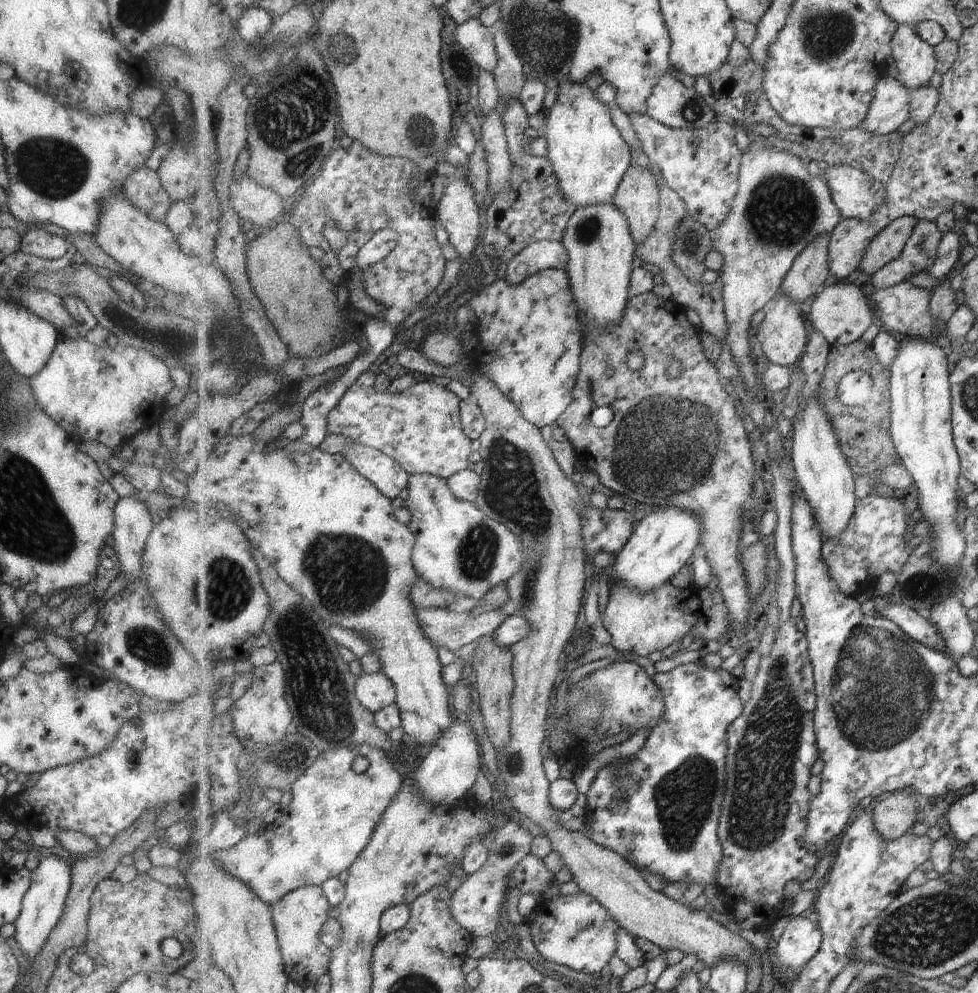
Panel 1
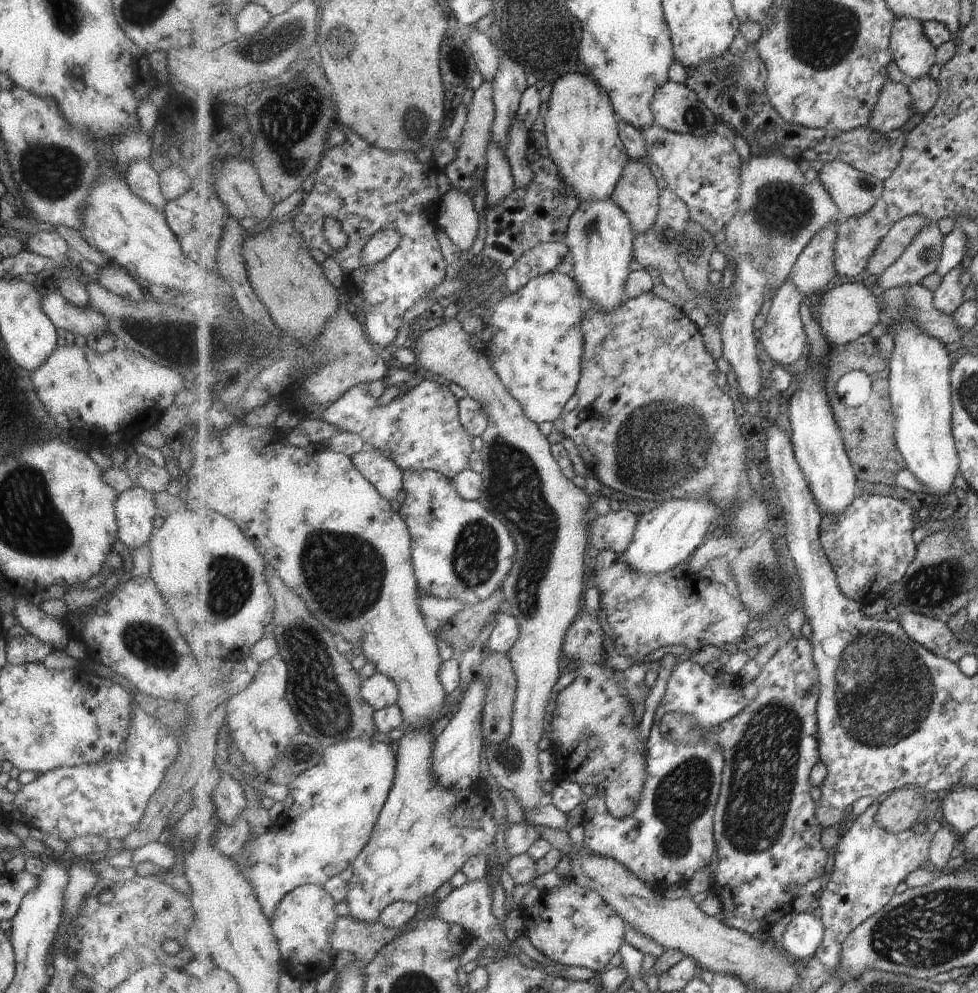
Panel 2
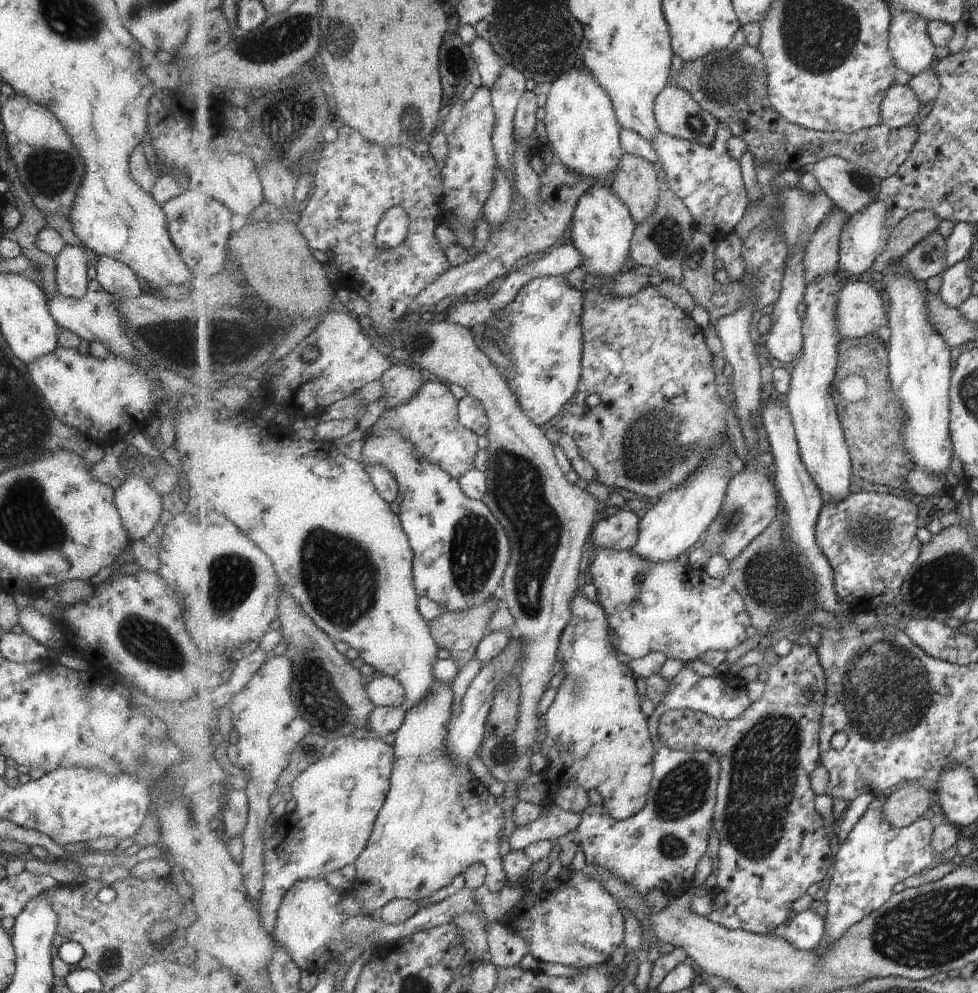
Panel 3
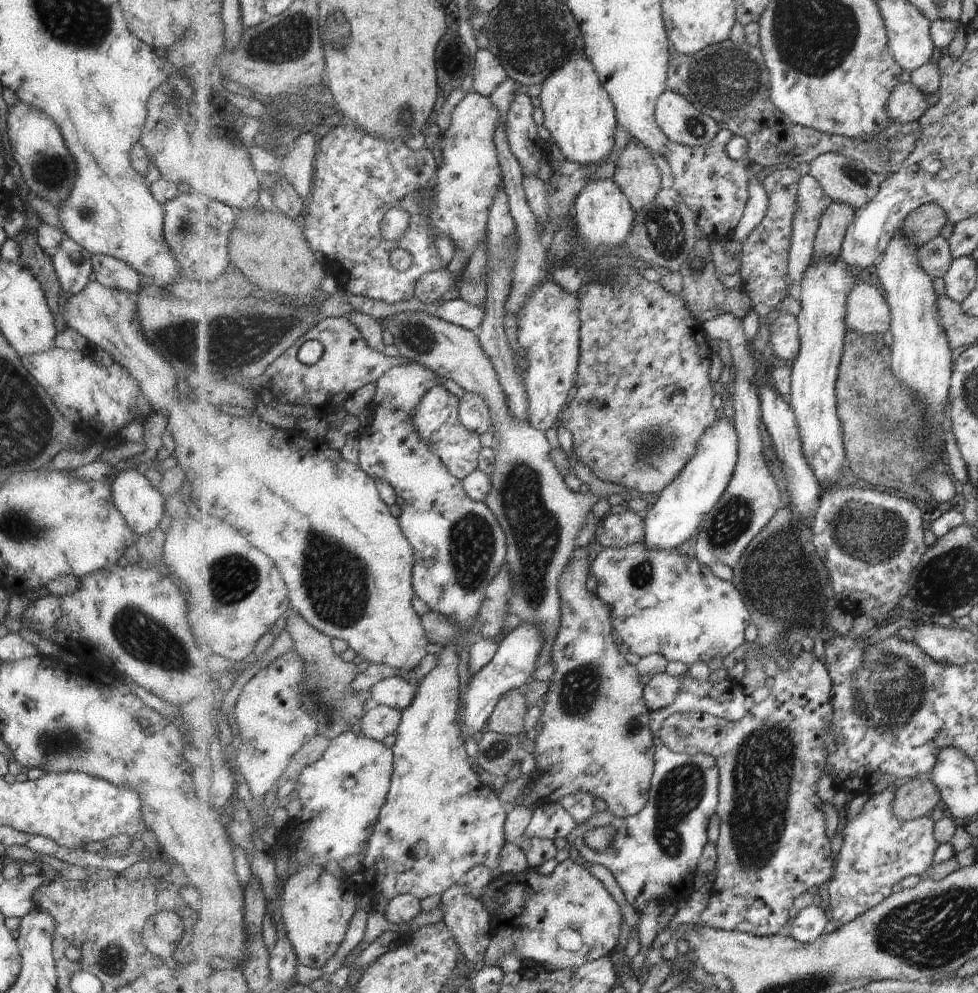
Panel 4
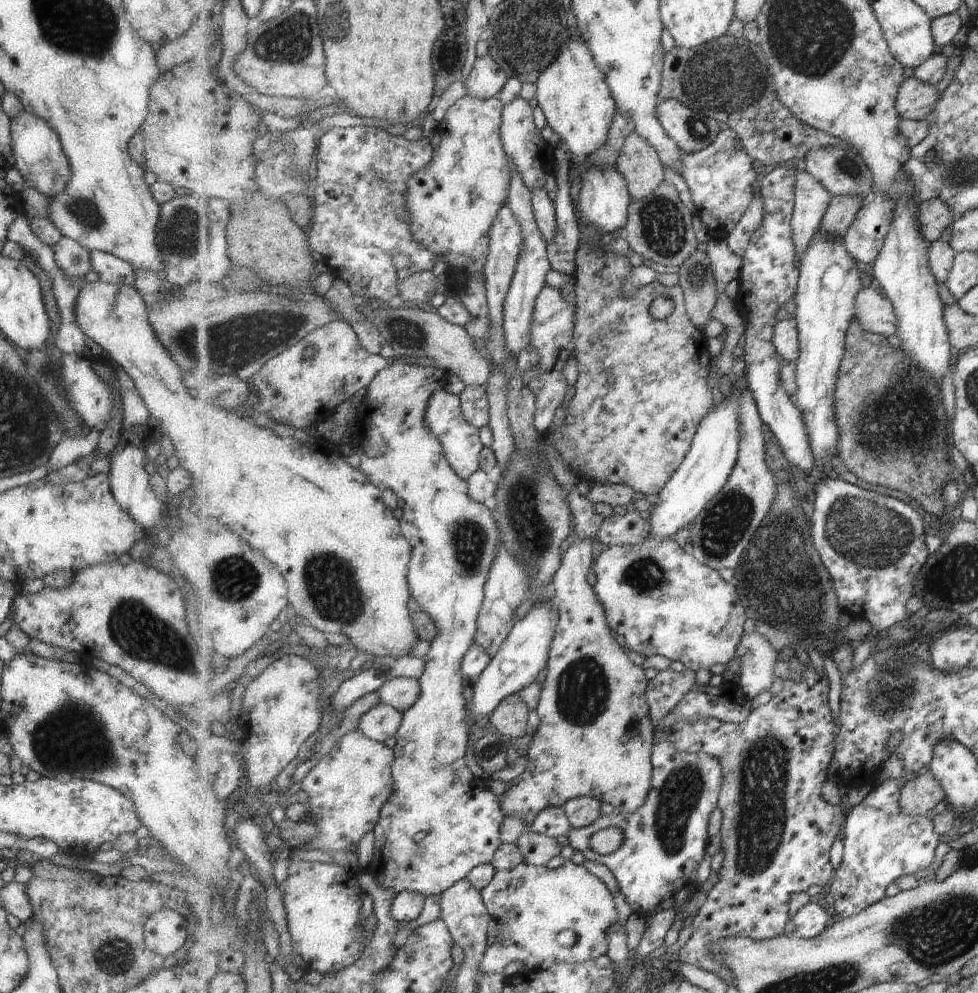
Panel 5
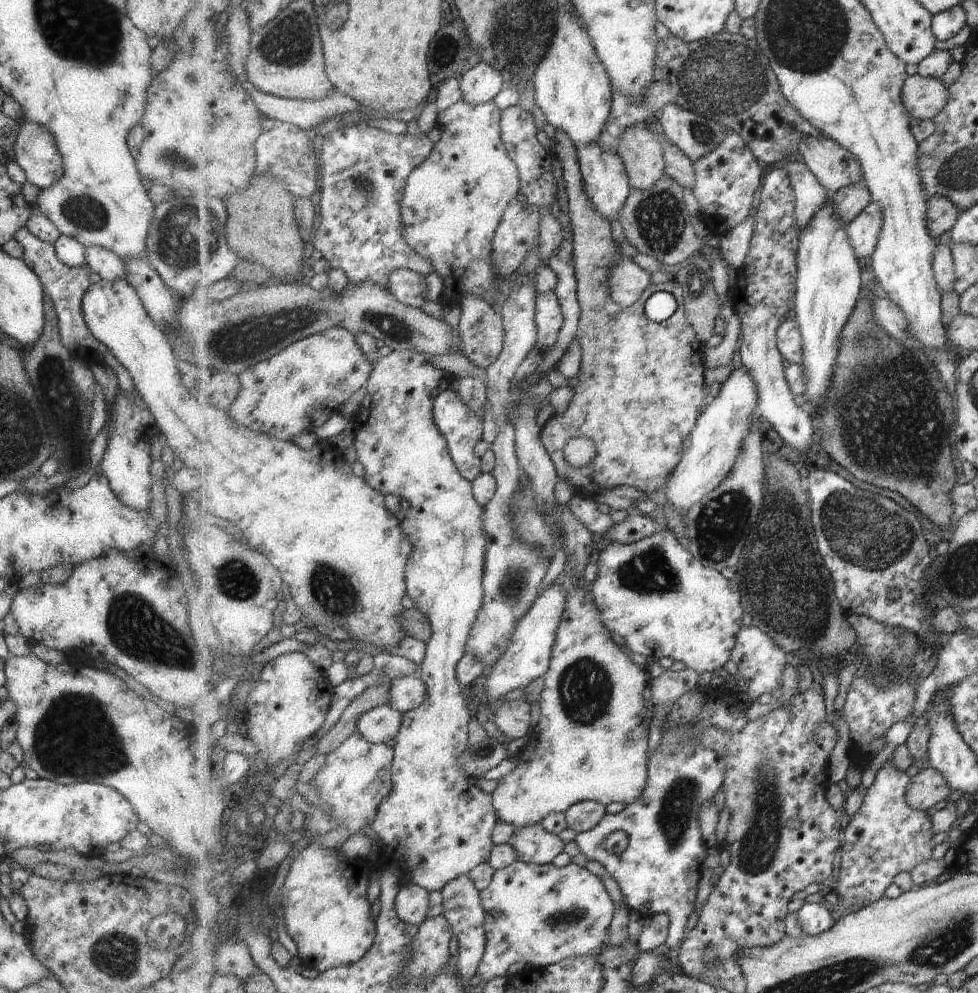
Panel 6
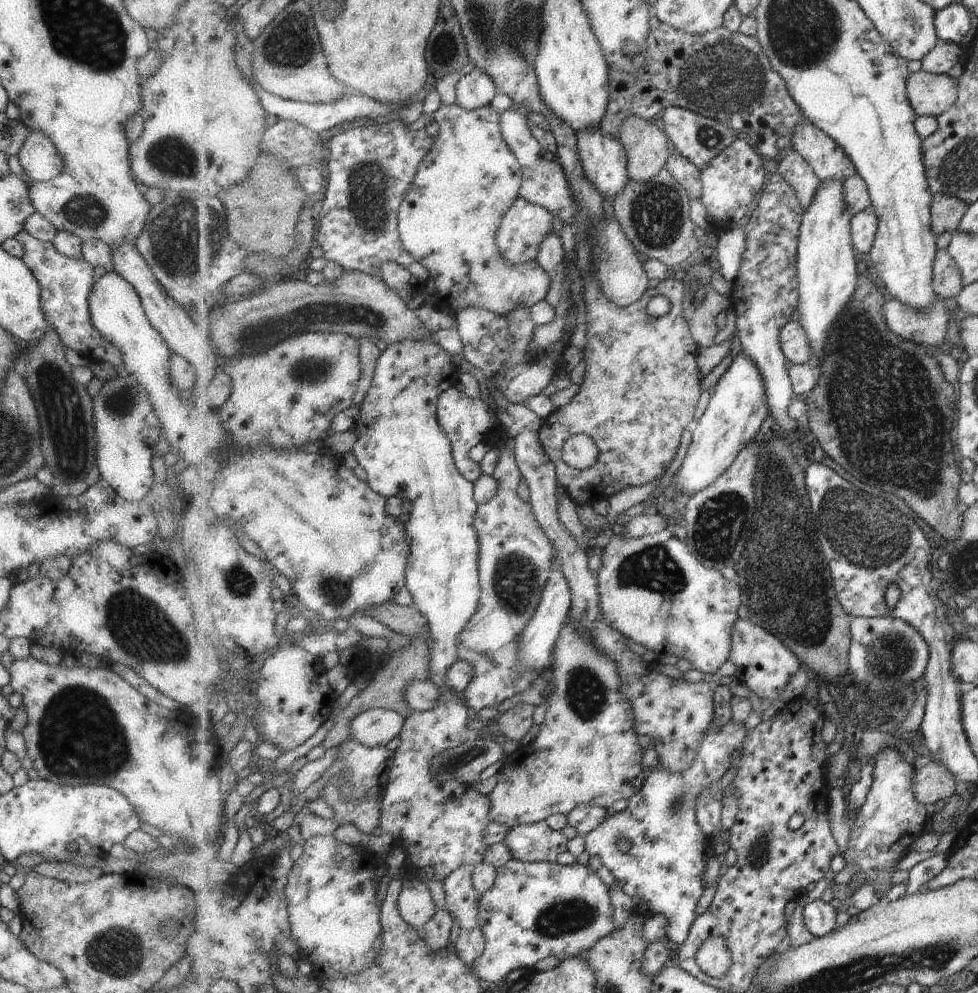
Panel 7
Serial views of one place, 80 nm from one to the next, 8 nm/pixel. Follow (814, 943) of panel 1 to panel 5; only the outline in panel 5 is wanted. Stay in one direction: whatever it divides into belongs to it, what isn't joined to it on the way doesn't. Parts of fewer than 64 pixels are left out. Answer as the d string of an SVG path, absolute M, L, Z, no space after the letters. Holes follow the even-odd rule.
M808 903L793 916L794 934L803 939L813 939L824 934L829 927L831 913L819 904Z

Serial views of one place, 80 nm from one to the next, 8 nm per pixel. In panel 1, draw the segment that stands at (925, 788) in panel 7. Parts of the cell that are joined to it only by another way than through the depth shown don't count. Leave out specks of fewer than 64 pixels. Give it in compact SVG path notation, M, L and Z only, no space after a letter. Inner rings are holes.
M905 790L879 801L873 816L878 831L892 841L909 833L913 824L921 819L921 812L913 792Z

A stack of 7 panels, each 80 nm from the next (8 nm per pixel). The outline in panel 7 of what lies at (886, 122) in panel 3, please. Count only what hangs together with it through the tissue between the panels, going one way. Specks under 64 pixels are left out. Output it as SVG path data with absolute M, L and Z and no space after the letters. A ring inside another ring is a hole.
M920 70L908 81L909 102L917 115L938 118L953 107L959 96L958 79Z

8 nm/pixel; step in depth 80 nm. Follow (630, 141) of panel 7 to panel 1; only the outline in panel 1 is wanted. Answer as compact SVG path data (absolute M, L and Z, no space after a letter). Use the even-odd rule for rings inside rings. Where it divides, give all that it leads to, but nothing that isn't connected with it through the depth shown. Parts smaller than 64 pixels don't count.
M644 162L631 164L613 203L628 218L637 245L651 236L660 218L660 188L657 188L653 174L644 167Z

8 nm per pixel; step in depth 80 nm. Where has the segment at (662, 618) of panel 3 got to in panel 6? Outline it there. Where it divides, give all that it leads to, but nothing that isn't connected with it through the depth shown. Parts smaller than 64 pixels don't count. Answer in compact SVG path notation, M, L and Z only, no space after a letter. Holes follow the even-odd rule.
M661 527L653 536L635 544L611 543L600 551L596 564L598 571L590 592L601 610L601 620L609 630L623 637L630 653L673 658L699 674L713 673L732 660L745 613L739 583L703 566L679 544L672 531Z

